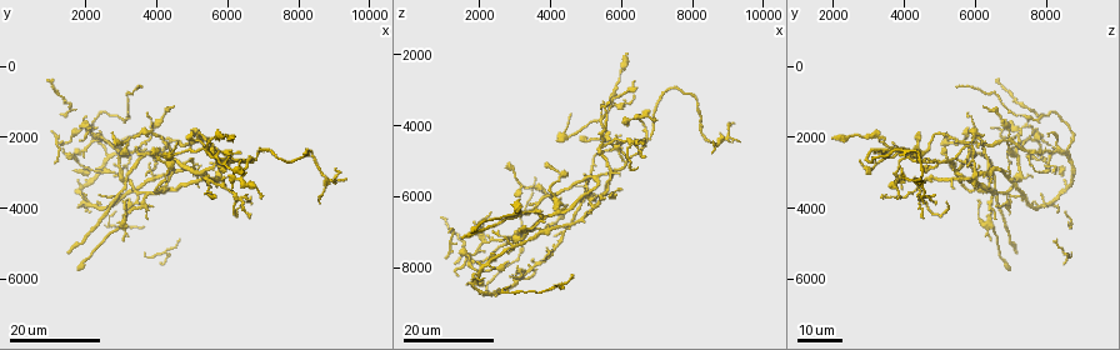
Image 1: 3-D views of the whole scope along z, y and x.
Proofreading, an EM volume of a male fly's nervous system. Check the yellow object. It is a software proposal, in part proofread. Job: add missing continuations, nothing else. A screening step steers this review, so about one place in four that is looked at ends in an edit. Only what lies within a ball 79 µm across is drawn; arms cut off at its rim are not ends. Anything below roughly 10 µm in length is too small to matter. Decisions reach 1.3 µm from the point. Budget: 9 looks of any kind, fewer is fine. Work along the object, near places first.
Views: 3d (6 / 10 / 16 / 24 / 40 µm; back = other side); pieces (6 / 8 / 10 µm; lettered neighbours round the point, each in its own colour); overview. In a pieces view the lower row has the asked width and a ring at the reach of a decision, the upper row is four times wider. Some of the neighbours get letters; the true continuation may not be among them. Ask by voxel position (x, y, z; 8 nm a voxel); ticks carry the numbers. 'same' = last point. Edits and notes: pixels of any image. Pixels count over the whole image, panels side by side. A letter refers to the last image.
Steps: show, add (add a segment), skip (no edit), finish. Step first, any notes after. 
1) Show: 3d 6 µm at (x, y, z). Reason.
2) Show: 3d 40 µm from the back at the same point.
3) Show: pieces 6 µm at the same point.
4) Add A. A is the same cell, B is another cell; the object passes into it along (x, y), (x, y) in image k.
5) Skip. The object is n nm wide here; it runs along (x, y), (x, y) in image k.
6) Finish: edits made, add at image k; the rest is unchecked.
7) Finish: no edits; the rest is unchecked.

Show: 3d 16 µm at (6600, 3700, 4400). Tapers out.

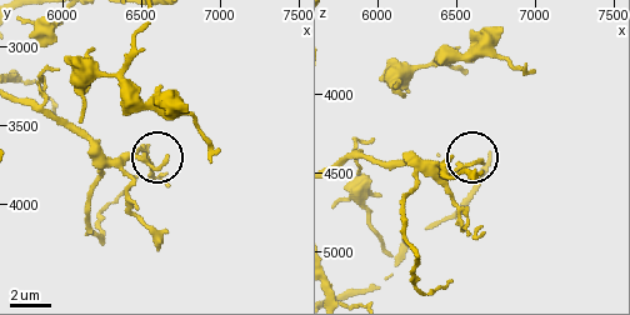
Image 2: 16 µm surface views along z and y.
Show: pieces 8 µm at (6660, 3700, 4420). What lies round it.

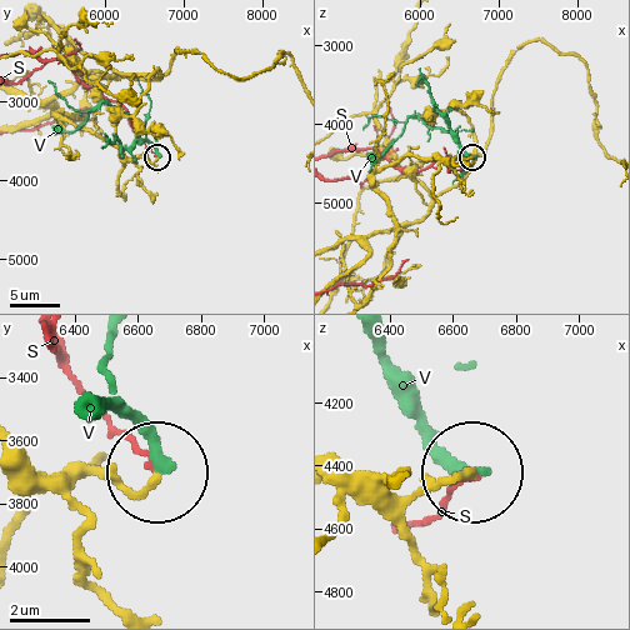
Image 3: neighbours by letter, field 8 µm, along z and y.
Skip. S and V are other cells; it runs along (394, 225), (376, 174), (409, 155), (471, 158) in image 3; none of them fits.

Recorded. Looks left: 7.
Show: 3d 24 µm at (3900, 4000, 6600). Thin end.

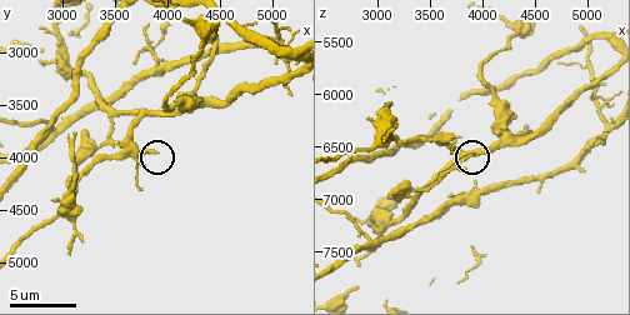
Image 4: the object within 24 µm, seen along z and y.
Show: pieces 10 µm at (3880, 3980, 6560). What lies round it.

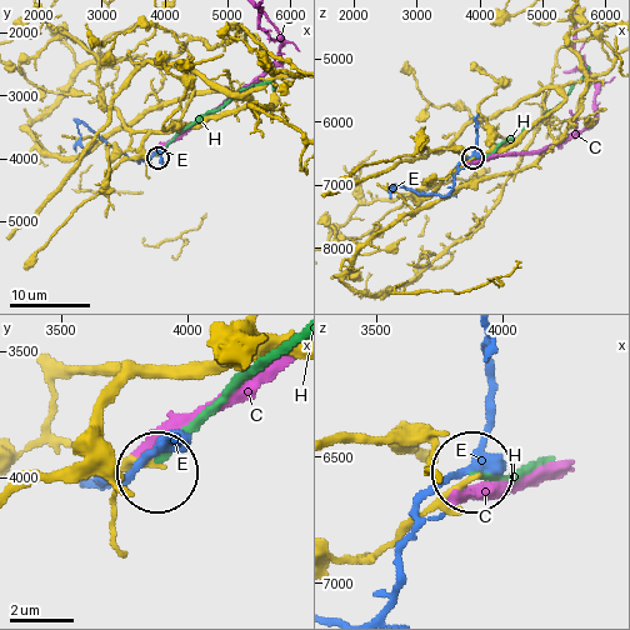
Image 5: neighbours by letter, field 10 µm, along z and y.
Skip. The object is 160 nm wide here; C, E and H are other cells; it runs along (213, 116), (195, 126), (135, 131), (131, 146), (156, 155) in image 5; no lettered segment goes on from it.

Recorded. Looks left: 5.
Show: 3d 24 µm at (3000, 2500, 5900). Free end.

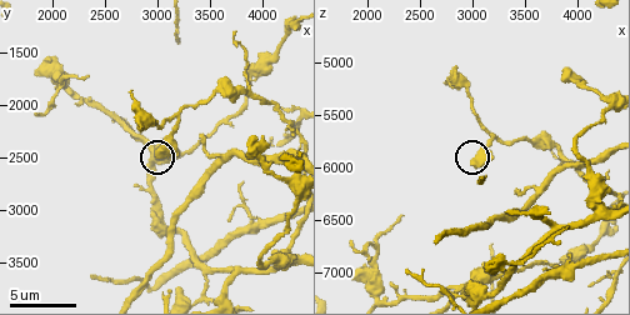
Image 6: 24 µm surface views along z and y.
Show: pieces 10 µm at (3020, 2480, 5980). What lies round it.

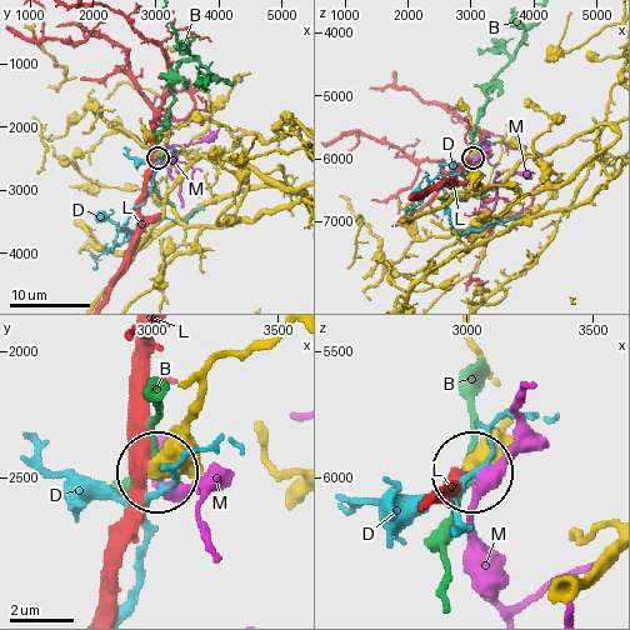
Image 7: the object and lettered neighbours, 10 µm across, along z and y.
Skip. B, D, L and M are other cells; none of them fits.

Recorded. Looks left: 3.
Show: pieces 8 µm at (3040, 4900, 6420). Branch stops here.

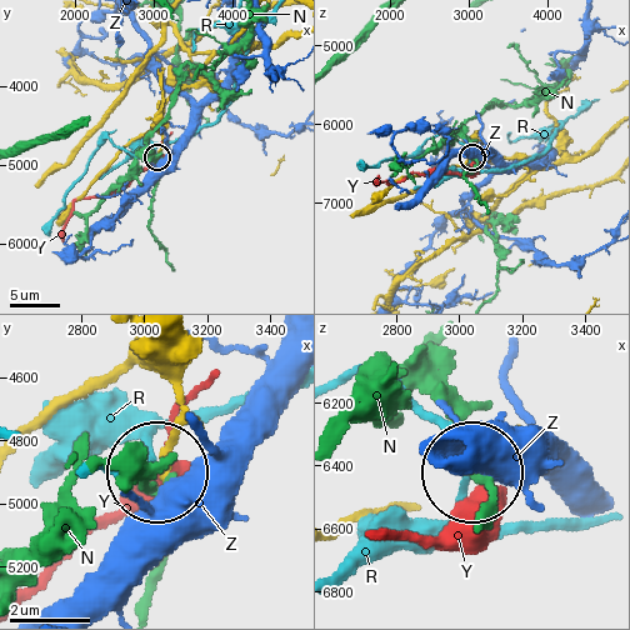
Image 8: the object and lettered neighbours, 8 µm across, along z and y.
Skip. N, R, Y and Z are other cells; none of them fits.

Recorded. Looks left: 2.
Show: 3d 24 µm at (6600, 4300, 4600). An open end.

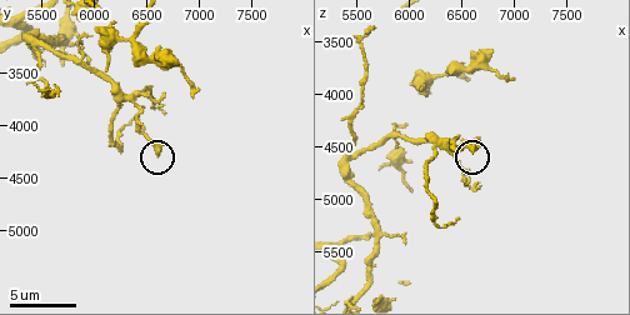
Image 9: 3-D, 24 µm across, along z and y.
Show: pieces 8 µm at (6580, 4240, 4520).

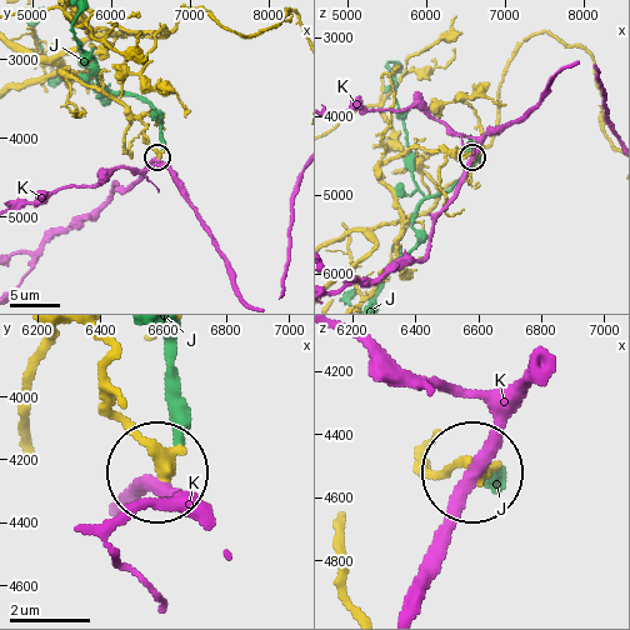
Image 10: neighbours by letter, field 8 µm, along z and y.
Skip. J and K are other cells; it runs along (398, 205), (380, 178), (385, 164), (415, 148), (473, 156) in image 10; none of them fits.

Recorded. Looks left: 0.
Finish: no edits; the rest is unchecked.

